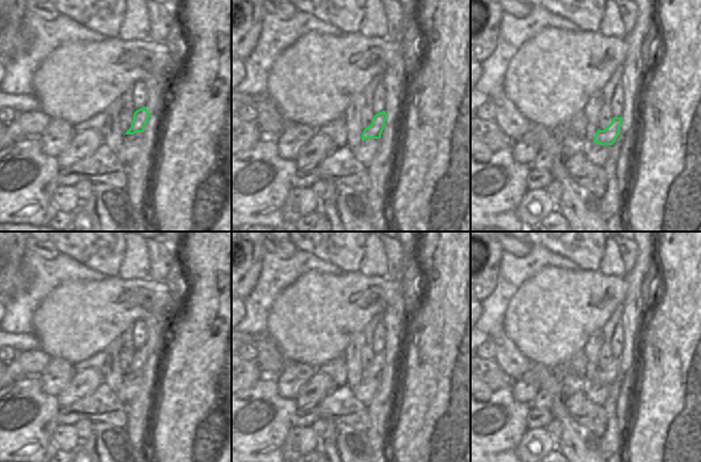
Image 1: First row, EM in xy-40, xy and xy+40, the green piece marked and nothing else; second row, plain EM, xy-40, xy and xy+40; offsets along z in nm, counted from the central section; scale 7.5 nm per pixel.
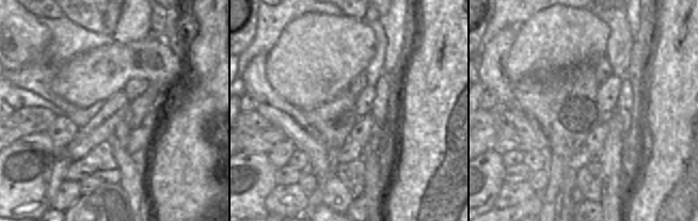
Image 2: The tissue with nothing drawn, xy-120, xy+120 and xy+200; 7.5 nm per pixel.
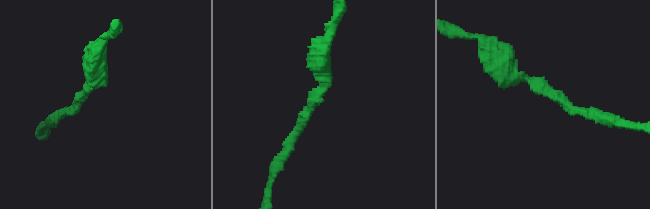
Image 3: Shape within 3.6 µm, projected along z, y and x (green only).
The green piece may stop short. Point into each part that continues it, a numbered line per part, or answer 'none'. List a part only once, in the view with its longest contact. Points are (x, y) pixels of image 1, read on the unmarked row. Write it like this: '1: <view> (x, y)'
none

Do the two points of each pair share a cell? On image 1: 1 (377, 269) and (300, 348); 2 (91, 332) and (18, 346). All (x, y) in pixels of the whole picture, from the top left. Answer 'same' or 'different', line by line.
1: different
2: different

